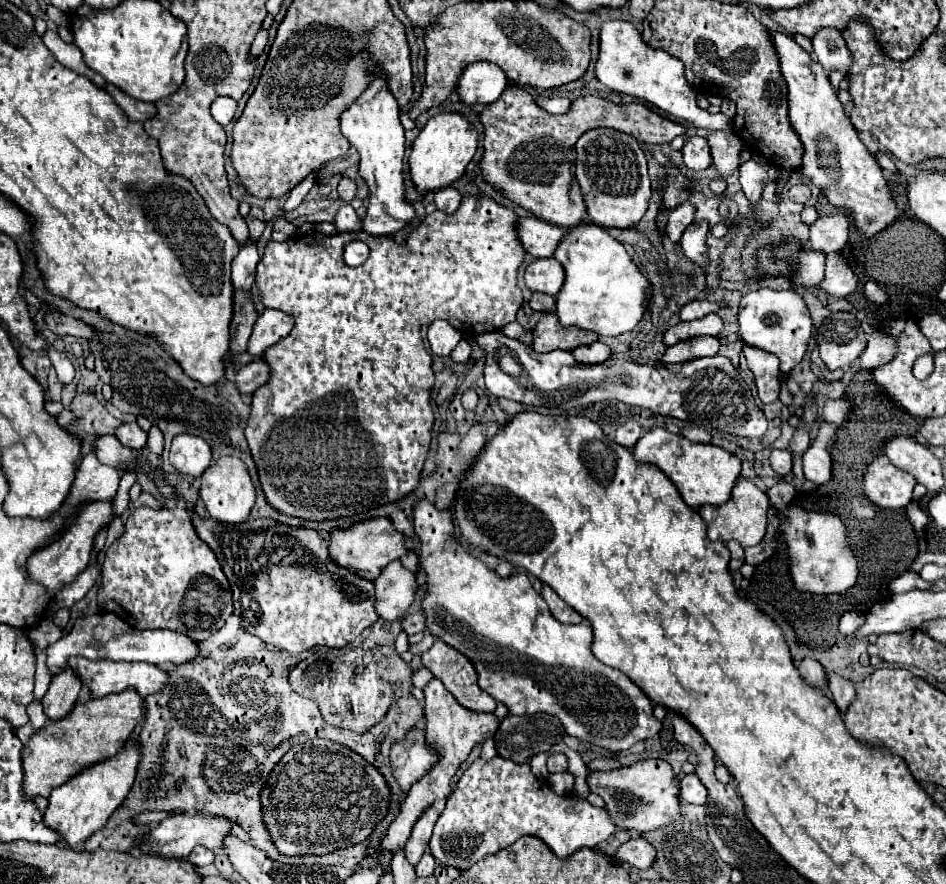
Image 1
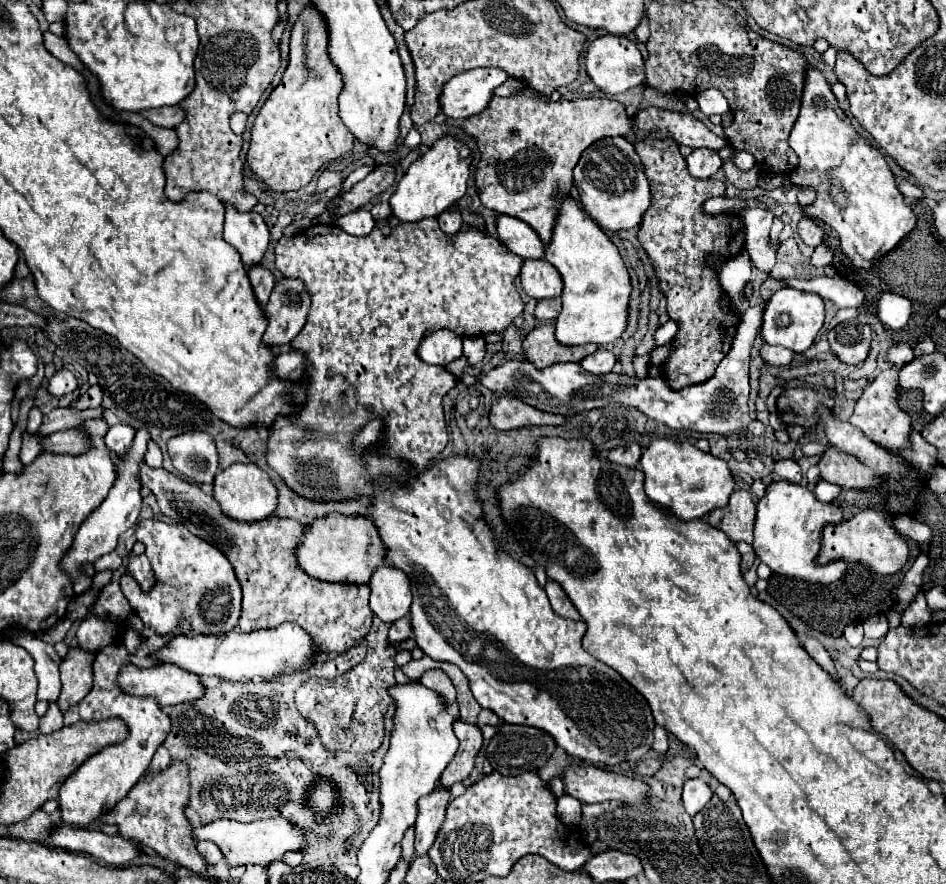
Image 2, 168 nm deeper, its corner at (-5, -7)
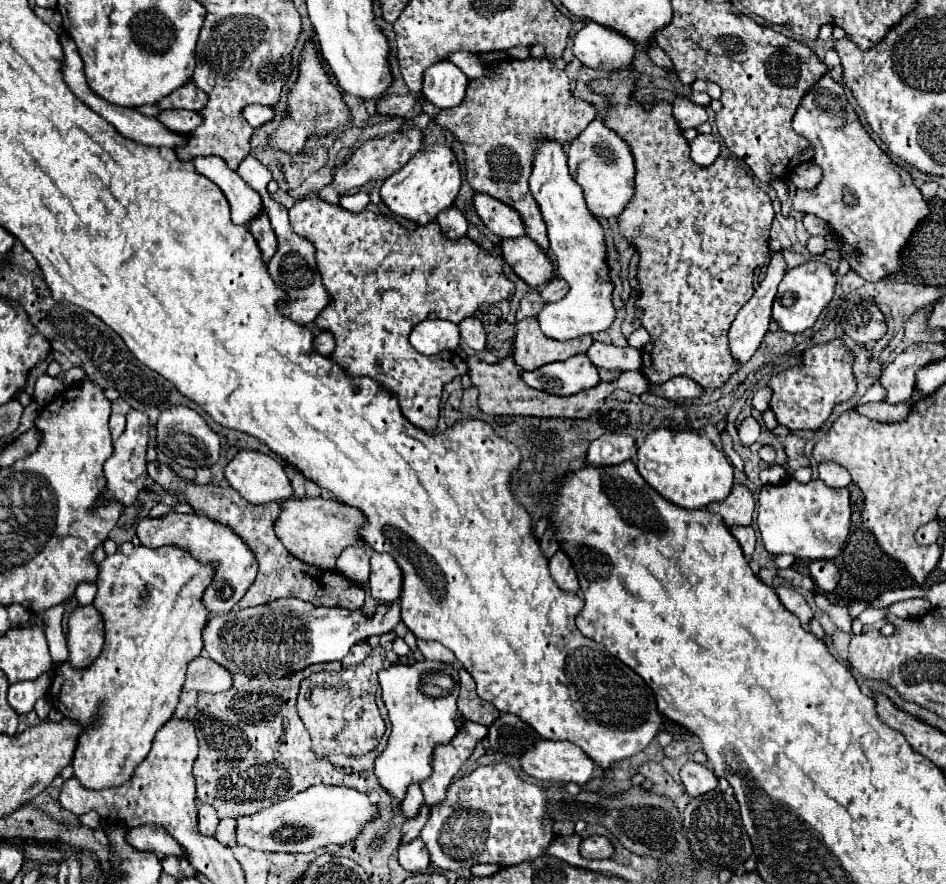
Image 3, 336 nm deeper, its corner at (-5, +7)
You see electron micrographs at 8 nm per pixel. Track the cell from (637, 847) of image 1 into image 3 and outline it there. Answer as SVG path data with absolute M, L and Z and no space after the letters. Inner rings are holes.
M589 836L581 842L581 848L579 848L579 854L587 860L605 860L605 858L611 858L615 852L613 844L609 838L605 836Z

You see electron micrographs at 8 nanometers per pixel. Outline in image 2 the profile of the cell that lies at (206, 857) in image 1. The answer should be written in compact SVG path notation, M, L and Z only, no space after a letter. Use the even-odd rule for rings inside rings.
M207 840L197 842L197 850L201 852L201 856L203 856L209 864L217 864L217 862L223 858L223 852L217 848L217 844L207 842Z

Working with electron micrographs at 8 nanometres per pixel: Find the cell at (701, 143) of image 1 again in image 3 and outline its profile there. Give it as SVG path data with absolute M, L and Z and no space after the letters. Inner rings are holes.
M697 134L691 142L691 160L699 166L709 166L719 156L721 144L713 134Z

